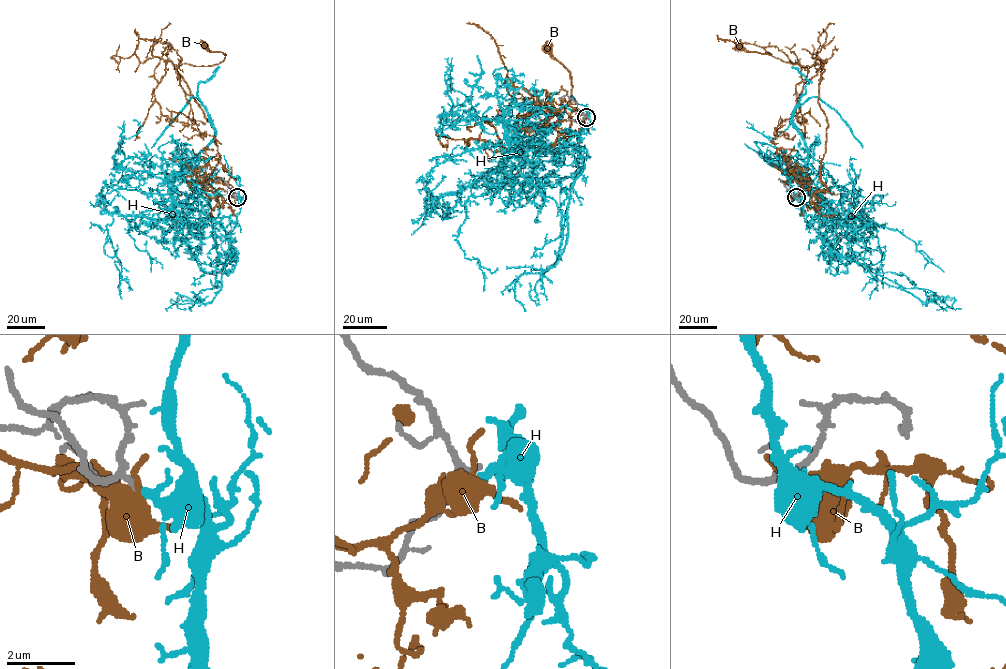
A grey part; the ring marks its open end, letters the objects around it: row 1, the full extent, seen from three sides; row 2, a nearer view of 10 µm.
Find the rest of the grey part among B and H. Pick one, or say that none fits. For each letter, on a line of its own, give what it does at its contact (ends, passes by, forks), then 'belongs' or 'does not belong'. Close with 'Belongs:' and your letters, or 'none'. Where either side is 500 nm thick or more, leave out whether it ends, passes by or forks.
B: it forks | does not belong
H: it ends | belongs
Belongs: H

